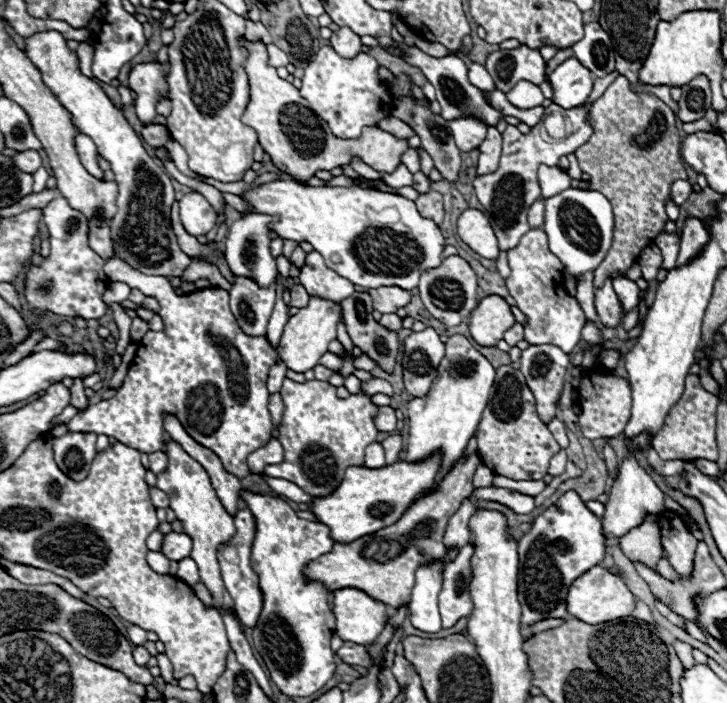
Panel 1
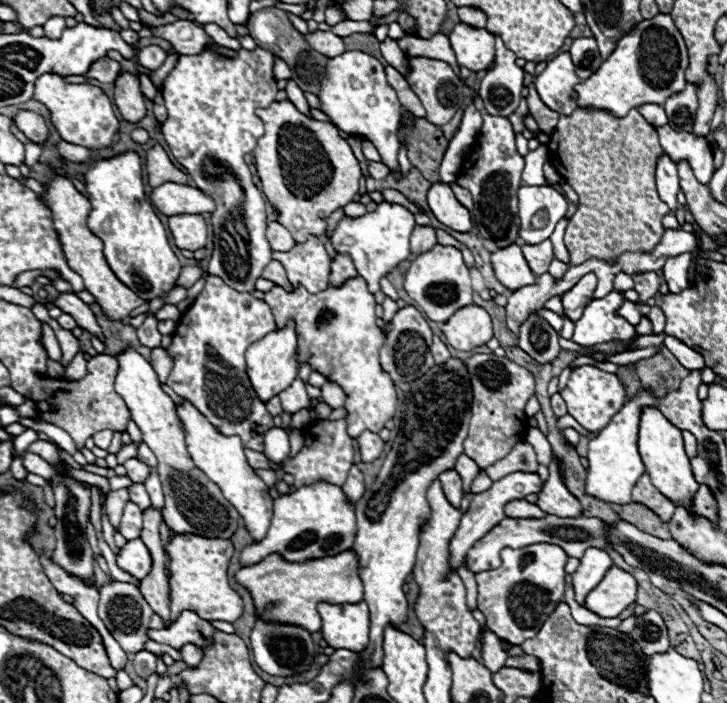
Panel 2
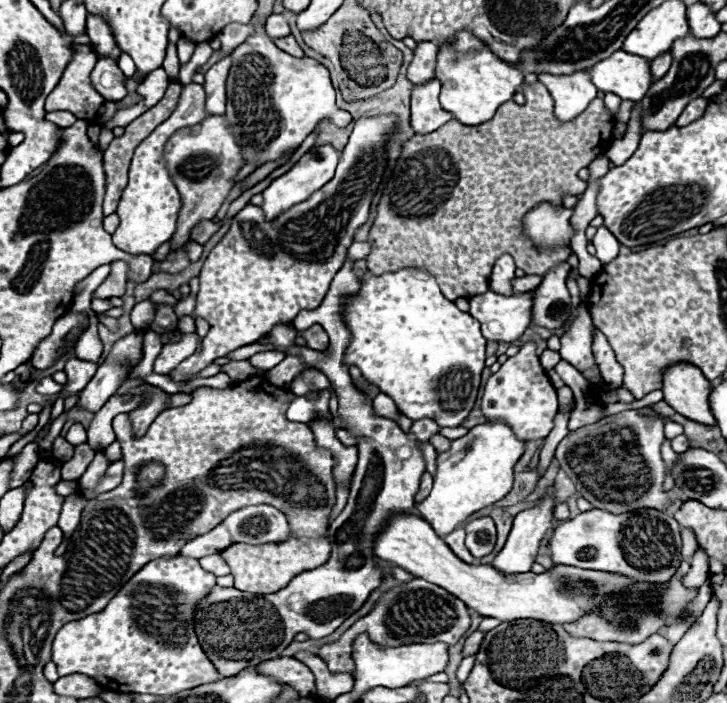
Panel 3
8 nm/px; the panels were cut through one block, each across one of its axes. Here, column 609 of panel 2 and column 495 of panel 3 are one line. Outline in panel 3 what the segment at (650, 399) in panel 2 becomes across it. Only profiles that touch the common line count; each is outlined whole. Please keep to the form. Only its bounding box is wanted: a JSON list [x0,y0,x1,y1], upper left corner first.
[416,422,524,536]

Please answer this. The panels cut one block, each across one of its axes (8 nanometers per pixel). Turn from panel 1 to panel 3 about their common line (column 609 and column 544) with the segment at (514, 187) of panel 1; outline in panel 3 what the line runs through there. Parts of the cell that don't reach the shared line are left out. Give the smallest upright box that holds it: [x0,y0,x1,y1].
[538,70,598,122]

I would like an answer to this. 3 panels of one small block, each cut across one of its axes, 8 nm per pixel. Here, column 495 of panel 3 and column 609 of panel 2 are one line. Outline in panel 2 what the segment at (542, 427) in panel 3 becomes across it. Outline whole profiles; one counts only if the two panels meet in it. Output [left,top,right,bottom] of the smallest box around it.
[560,366,626,432]

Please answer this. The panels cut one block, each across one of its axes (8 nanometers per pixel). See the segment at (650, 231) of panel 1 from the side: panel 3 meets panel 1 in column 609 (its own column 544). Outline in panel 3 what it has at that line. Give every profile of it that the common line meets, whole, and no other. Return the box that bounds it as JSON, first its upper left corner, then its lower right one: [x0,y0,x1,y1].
[366,82,614,300]

